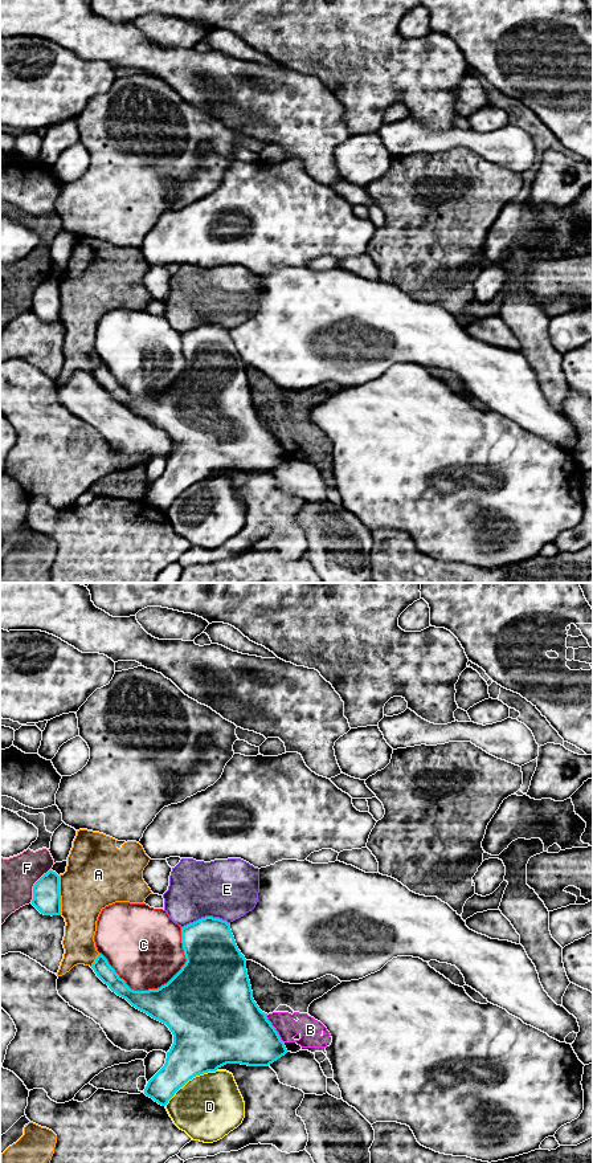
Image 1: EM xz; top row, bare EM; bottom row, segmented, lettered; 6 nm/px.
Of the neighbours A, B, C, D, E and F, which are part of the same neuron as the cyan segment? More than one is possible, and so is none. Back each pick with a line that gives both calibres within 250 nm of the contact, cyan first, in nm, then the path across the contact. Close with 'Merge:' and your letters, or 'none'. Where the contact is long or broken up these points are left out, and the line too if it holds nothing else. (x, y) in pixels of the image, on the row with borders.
Merge: none

